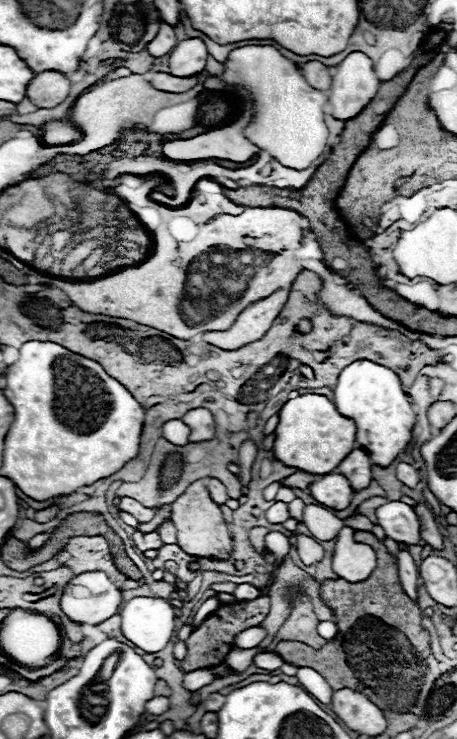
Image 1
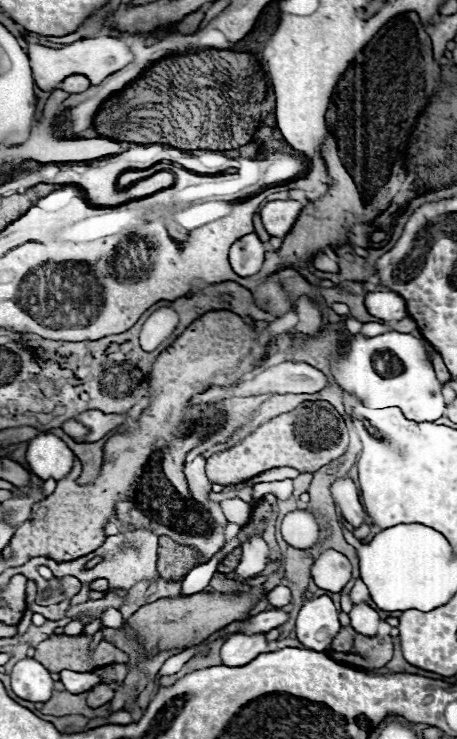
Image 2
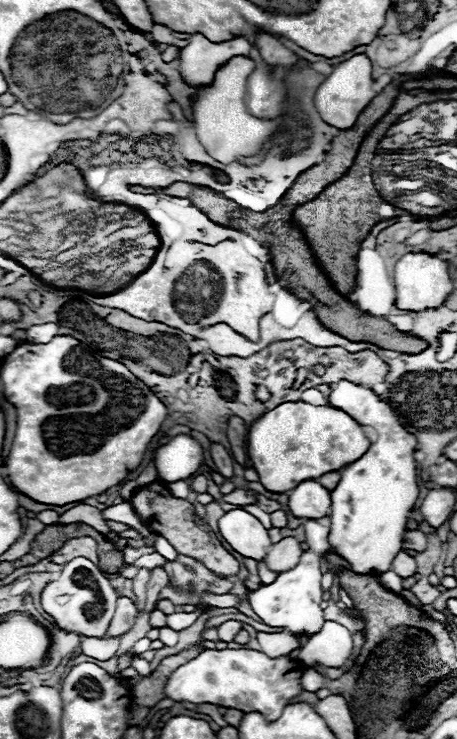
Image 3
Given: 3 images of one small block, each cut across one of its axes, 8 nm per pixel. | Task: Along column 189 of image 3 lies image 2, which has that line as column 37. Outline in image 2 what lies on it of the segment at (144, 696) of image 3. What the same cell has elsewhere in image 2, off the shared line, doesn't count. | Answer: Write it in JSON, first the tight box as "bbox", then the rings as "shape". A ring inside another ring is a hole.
{"bbox":[34,634,128,672],"shape":[[[52,634],[48,640],[38,644],[34,660],[38,660],[48,672],[74,670],[74,672],[90,672],[98,666],[106,666],[112,662],[126,662],[128,656],[102,640],[98,648],[88,654],[88,642],[92,638],[86,636],[64,636]]]}

